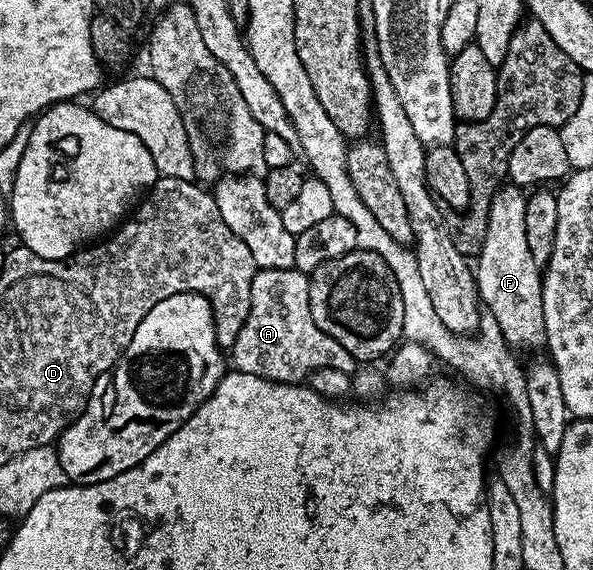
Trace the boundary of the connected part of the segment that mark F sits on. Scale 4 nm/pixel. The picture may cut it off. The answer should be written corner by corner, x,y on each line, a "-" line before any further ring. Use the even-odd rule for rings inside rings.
502,187
497,191
488,212
486,243
482,243
482,251
474,265
481,302
486,312
494,315
506,344
516,351
523,345
545,344
542,315
544,283
541,266
534,263
534,255
530,255
530,247
526,243
527,202
523,188

